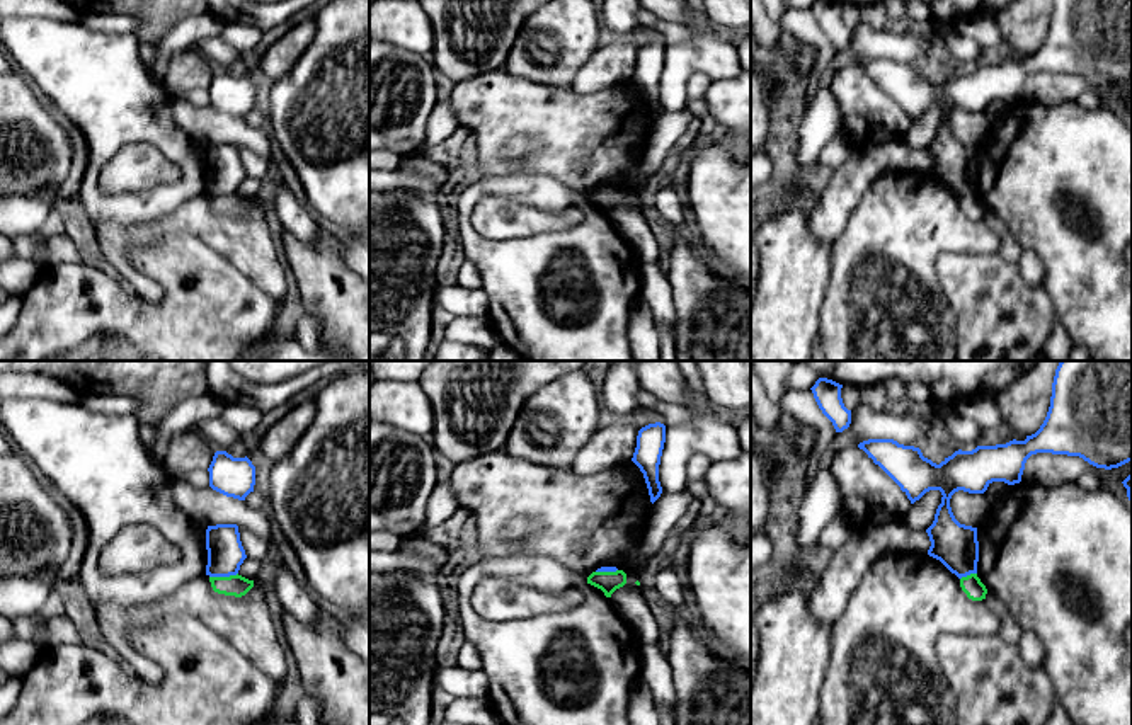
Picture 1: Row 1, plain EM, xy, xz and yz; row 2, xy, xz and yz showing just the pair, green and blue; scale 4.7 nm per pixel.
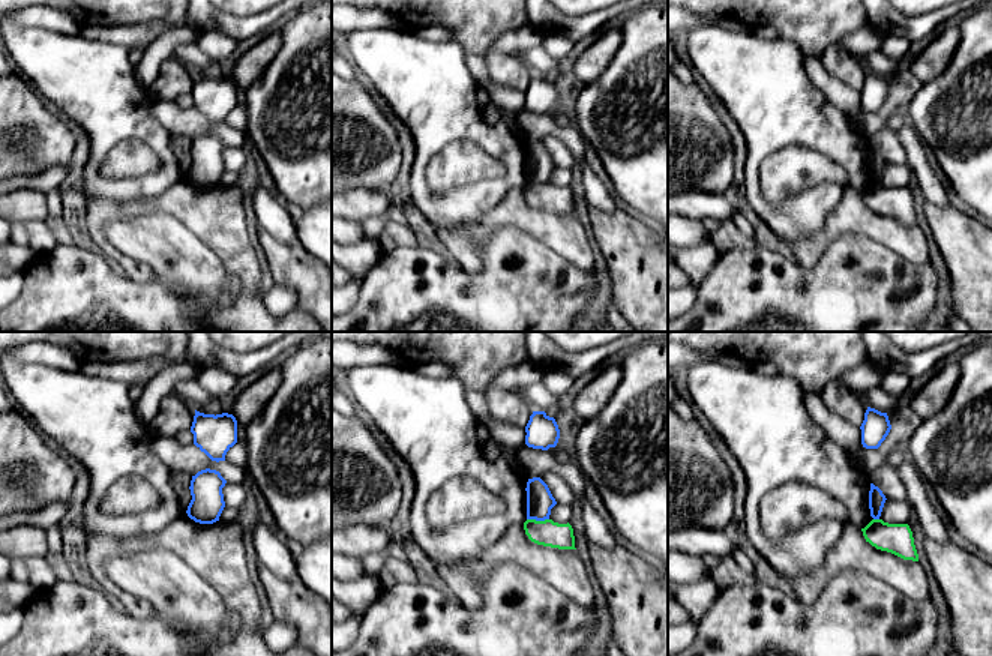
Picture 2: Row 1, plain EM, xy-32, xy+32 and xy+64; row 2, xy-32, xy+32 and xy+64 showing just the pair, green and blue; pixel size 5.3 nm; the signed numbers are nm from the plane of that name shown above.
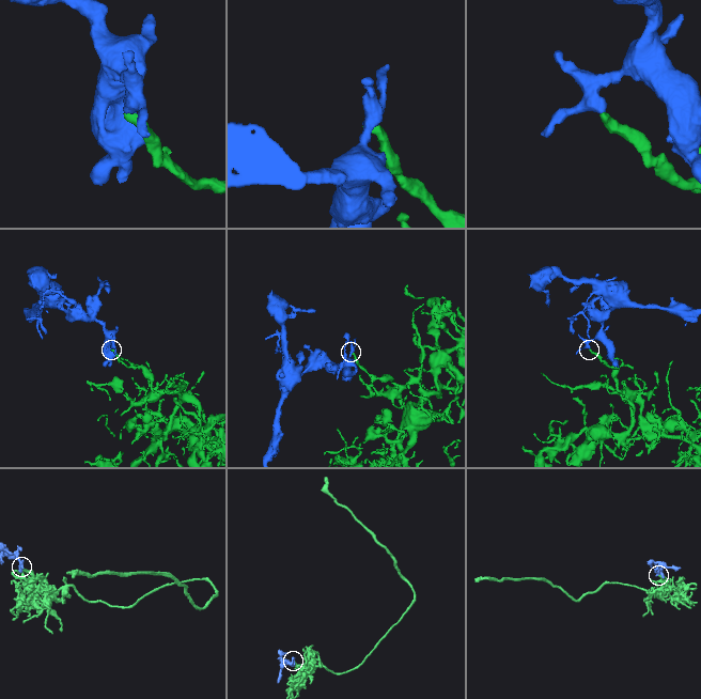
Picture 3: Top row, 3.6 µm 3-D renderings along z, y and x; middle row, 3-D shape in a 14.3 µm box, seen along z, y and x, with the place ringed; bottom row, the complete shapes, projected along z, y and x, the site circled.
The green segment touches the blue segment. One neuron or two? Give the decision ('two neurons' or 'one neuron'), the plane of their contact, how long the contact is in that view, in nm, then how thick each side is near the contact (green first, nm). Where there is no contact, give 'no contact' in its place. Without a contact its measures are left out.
two neurons; contact in xy; length 140 nm; calibres 100 and 180 nm

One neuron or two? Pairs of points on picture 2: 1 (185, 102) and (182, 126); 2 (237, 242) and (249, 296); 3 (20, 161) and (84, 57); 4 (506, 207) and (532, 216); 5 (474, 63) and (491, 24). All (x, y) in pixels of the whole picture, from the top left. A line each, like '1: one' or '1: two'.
1: two
2: one
3: two
4: one
5: two

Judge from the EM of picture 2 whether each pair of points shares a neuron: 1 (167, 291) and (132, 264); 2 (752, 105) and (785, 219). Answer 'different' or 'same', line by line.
1: different
2: same

